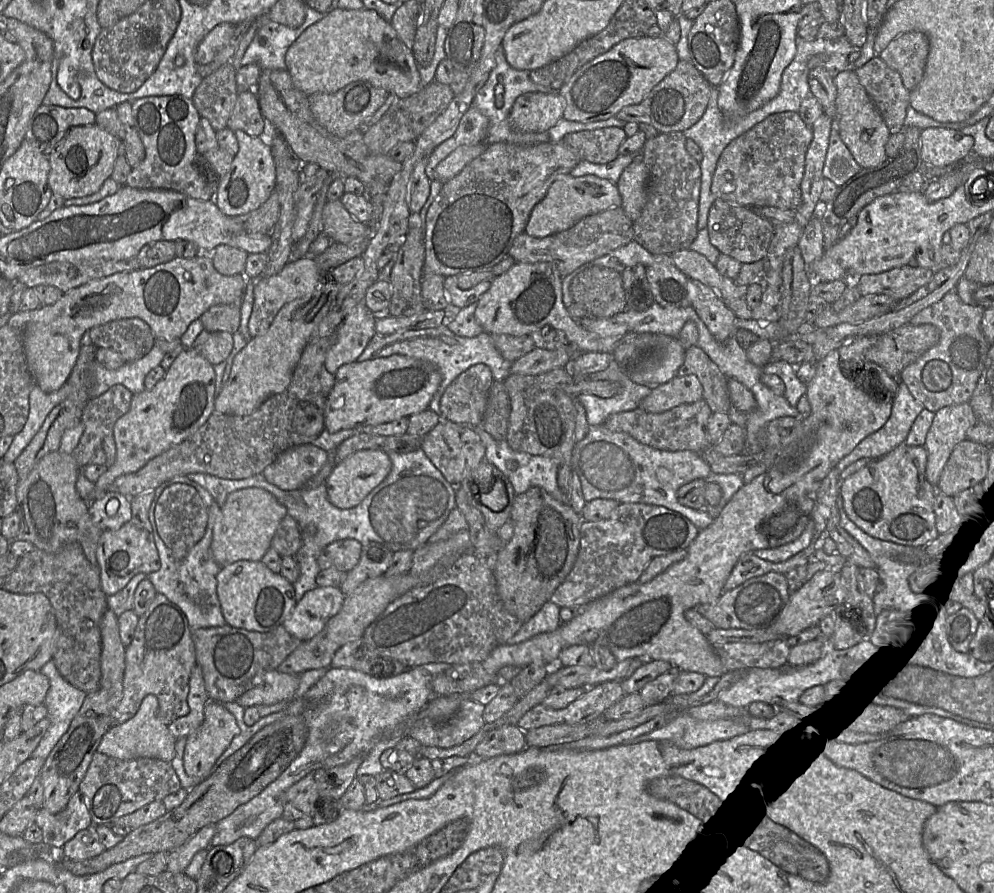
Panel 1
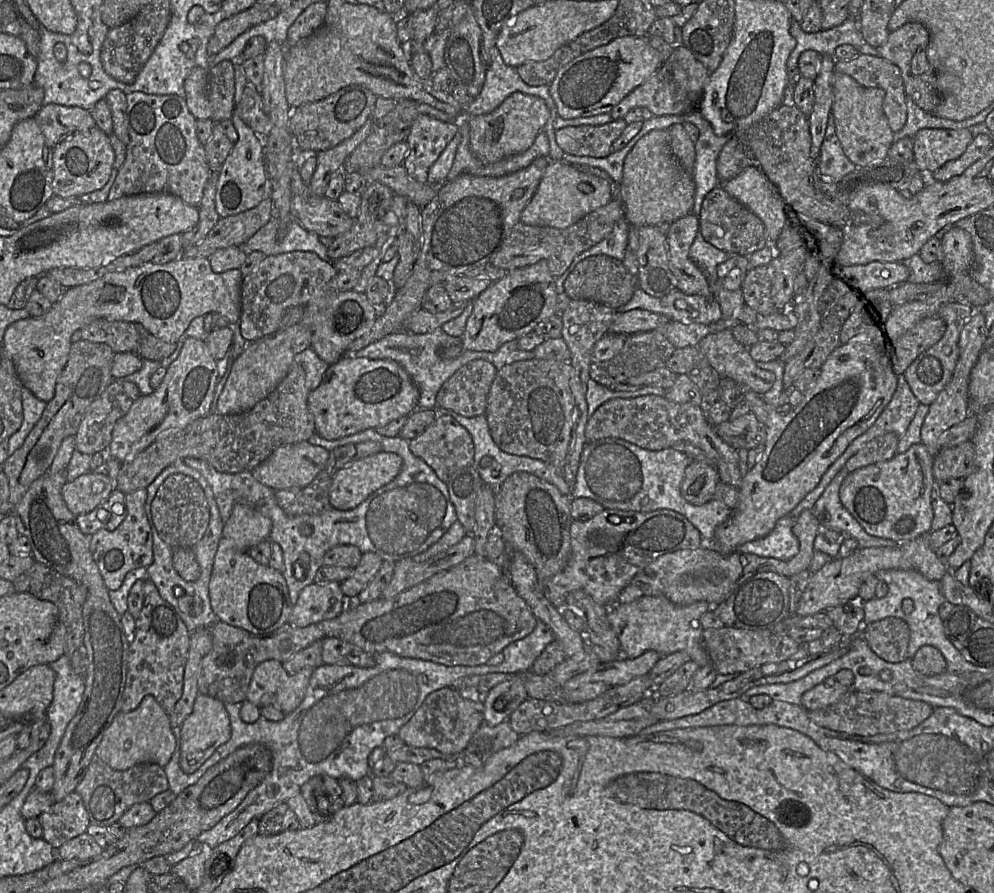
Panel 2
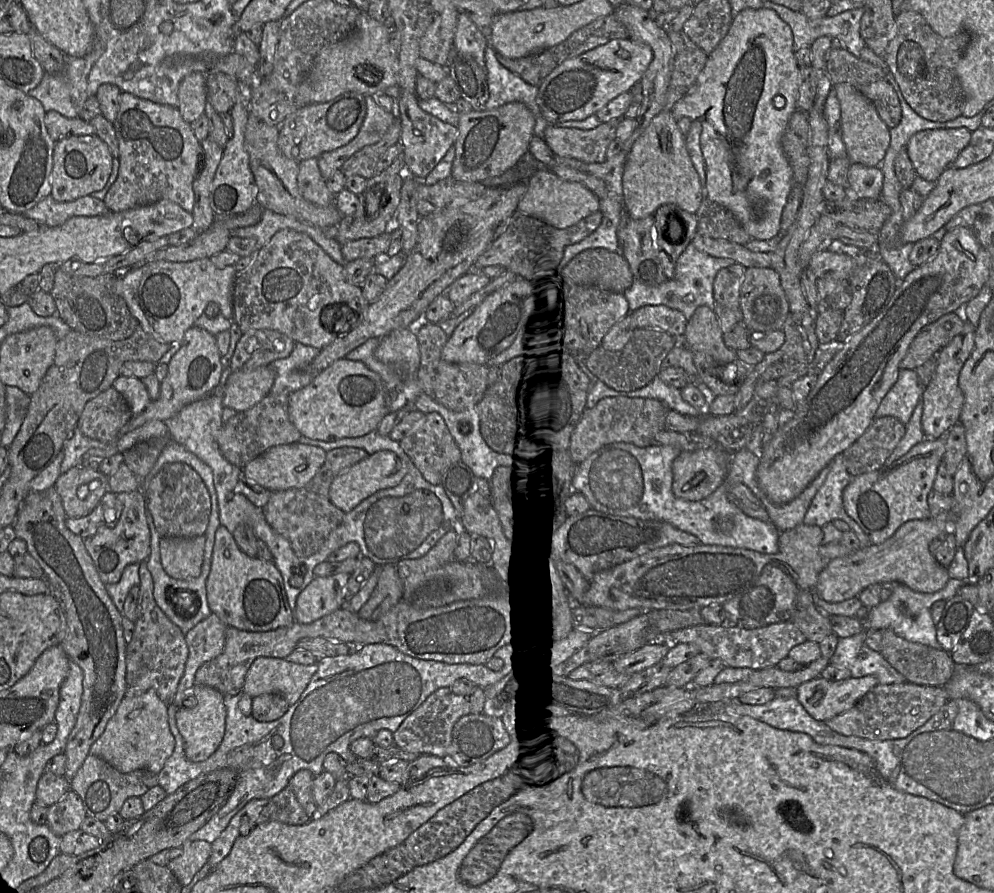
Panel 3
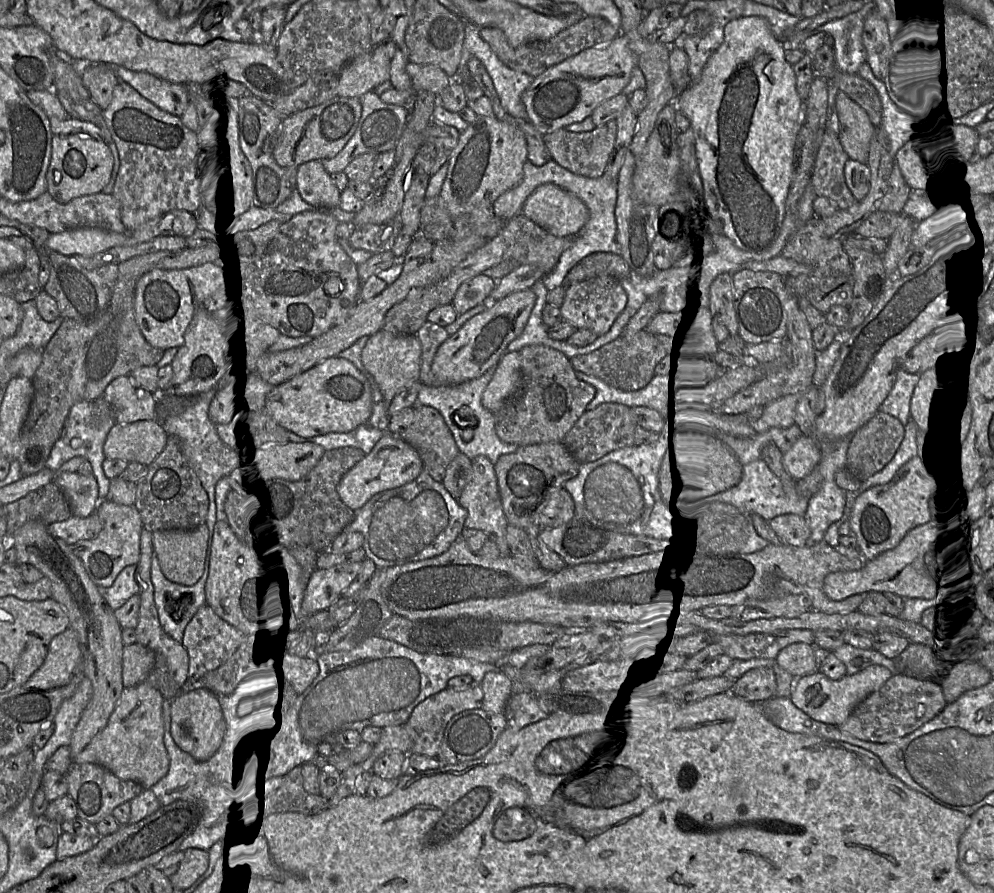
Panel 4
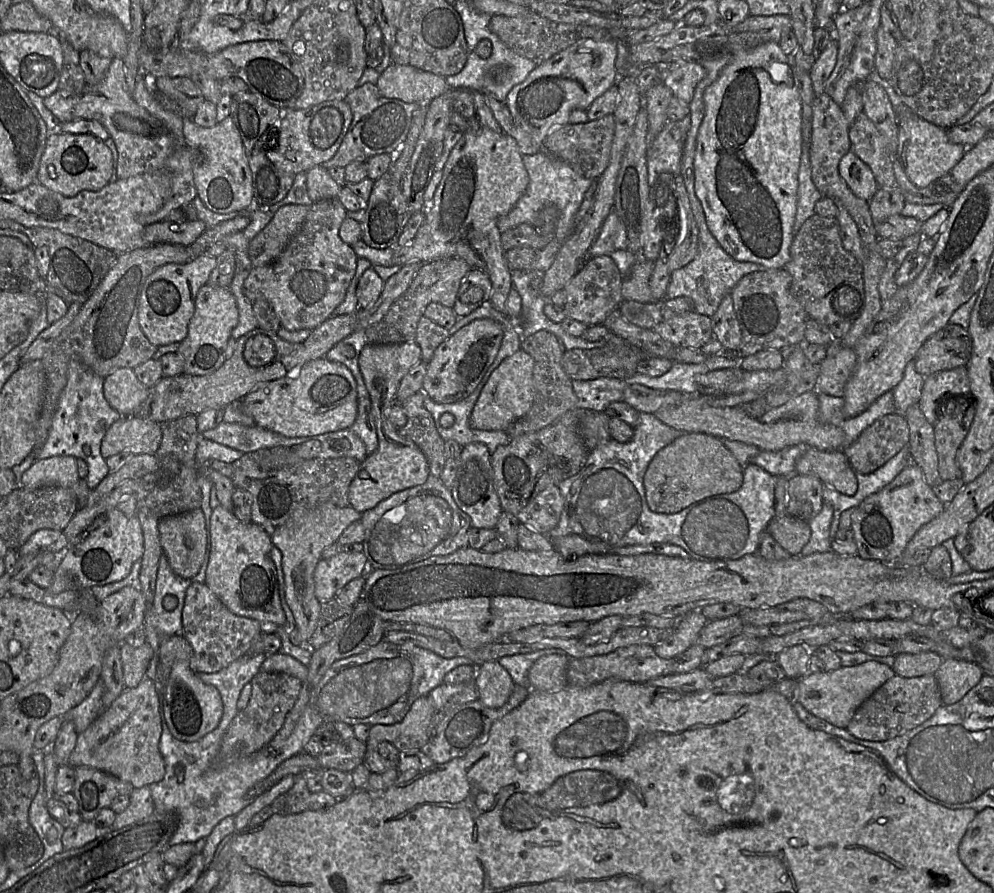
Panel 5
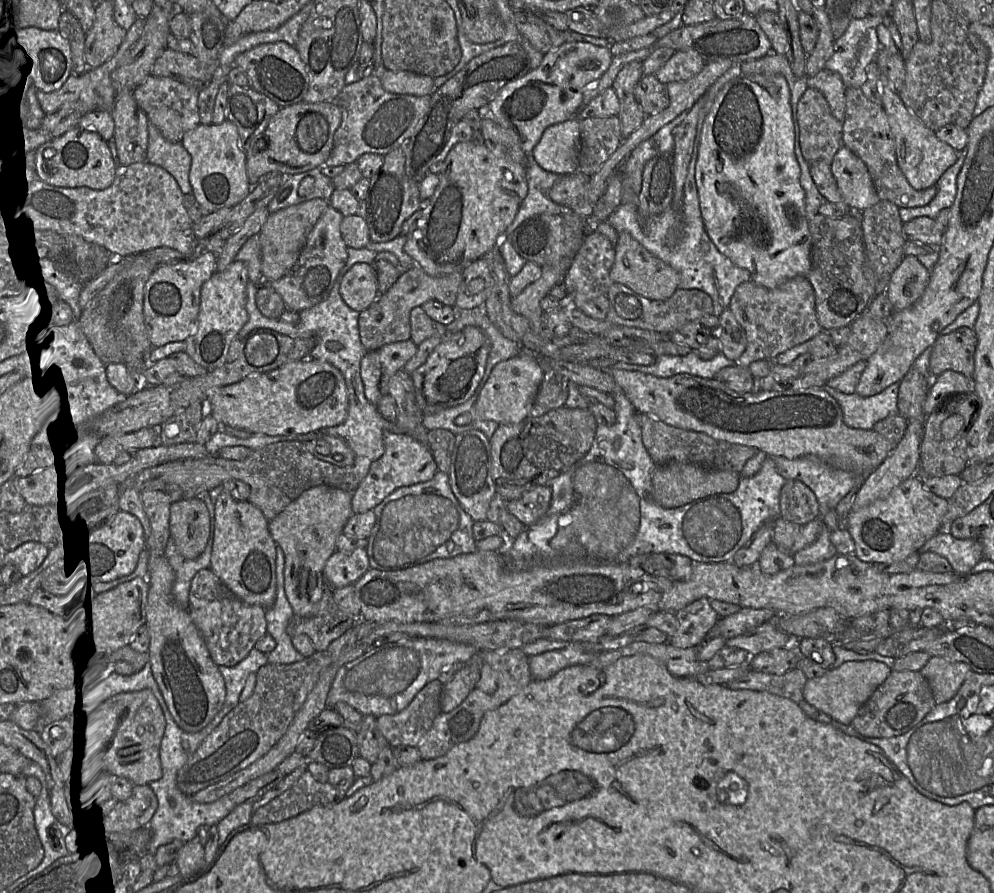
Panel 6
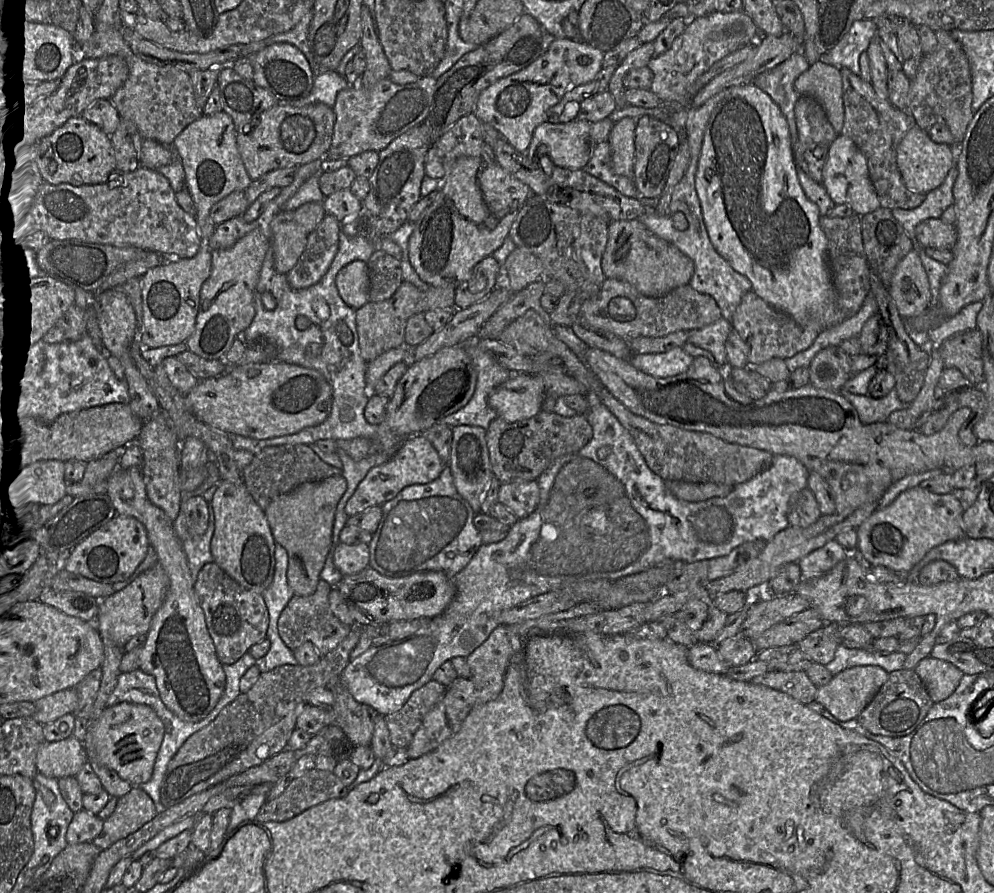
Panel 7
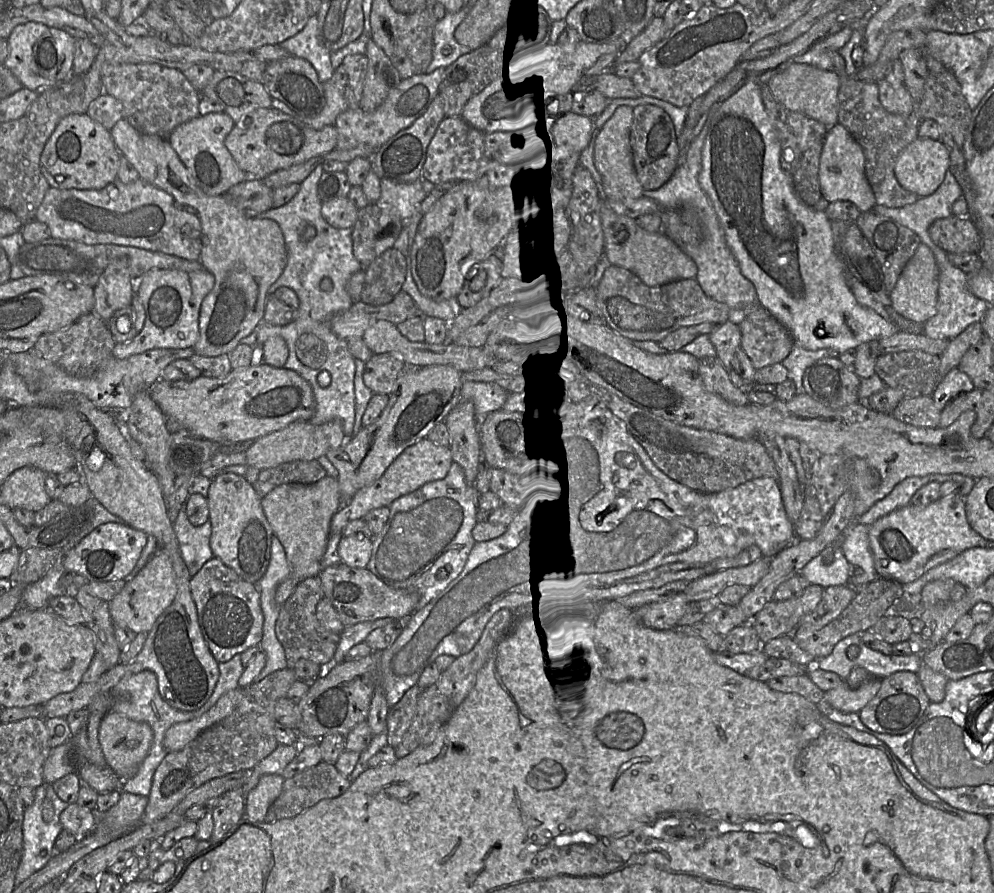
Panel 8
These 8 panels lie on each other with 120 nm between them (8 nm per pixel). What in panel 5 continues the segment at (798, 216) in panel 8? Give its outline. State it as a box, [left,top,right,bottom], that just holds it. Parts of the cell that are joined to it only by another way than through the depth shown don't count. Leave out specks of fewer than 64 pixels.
[694,42,802,269]

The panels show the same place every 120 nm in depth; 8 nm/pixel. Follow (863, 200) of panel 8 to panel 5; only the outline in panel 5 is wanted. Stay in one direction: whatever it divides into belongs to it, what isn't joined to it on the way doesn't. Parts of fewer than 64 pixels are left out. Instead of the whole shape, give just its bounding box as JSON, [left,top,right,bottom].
[839,150,879,201]

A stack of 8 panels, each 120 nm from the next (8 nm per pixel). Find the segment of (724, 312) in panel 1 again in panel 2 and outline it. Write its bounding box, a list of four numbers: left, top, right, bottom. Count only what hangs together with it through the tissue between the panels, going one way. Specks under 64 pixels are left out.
[666,214,714,296]

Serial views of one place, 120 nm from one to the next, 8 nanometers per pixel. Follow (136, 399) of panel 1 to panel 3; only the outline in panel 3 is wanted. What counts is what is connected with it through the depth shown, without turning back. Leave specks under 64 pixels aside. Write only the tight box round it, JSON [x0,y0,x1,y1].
[54,326,221,518]

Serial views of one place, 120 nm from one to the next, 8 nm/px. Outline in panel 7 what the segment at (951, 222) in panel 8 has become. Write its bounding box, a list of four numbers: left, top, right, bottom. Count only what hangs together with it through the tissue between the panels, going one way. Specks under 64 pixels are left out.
[915,218,957,250]

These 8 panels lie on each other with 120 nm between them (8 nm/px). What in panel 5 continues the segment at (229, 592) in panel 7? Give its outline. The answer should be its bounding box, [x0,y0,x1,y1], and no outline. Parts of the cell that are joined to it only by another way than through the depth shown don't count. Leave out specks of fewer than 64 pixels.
[182,582,264,673]

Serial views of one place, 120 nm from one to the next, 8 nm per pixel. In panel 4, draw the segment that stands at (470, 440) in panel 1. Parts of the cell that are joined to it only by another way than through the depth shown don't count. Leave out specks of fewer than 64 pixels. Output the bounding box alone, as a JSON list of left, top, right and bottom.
[397,404,459,482]

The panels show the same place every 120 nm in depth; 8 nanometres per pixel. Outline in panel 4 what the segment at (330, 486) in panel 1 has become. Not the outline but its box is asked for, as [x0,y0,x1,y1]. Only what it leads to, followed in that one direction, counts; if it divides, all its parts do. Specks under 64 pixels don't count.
[337,431,423,512]

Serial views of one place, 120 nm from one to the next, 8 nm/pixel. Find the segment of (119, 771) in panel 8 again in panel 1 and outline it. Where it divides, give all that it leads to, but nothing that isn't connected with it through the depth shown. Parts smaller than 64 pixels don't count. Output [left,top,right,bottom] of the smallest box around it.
[97,694,176,762]

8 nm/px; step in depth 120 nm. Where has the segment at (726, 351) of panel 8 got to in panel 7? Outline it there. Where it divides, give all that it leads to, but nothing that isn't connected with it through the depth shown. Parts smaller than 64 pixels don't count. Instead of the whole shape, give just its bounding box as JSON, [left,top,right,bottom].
[688,317,733,365]

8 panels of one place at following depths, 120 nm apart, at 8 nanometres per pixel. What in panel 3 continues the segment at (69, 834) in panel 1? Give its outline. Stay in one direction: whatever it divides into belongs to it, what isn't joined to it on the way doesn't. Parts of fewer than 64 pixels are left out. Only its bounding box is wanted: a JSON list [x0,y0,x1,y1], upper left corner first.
[46,790,86,837]

